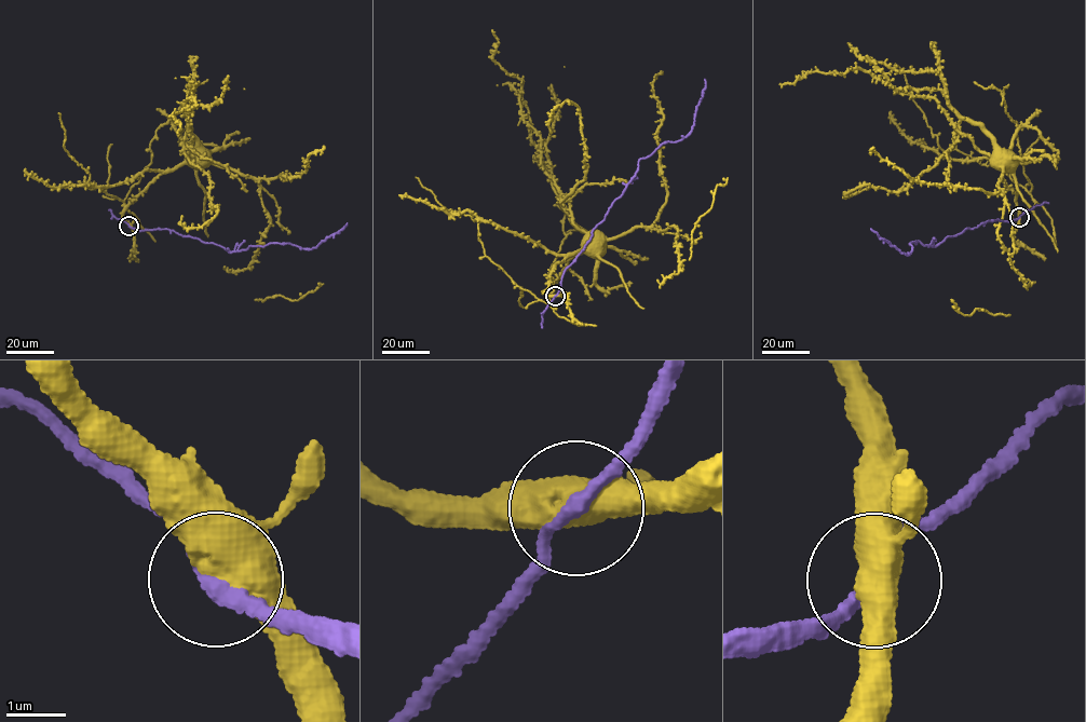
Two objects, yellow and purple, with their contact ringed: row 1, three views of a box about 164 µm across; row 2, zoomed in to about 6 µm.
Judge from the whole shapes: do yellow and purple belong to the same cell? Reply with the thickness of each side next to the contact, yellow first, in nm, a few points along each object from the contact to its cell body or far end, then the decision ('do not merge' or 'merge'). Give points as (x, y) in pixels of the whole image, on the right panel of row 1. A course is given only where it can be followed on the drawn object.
500/220 nm | yellow via (1019, 217), (1017, 195), (1003, 180), (1004, 164), (992, 153), (995, 153) | purple via (1019, 217), (982, 222), (947, 236), (934, 246), (910, 243), (912, 249), (907, 255), (871, 228) | do not merge

